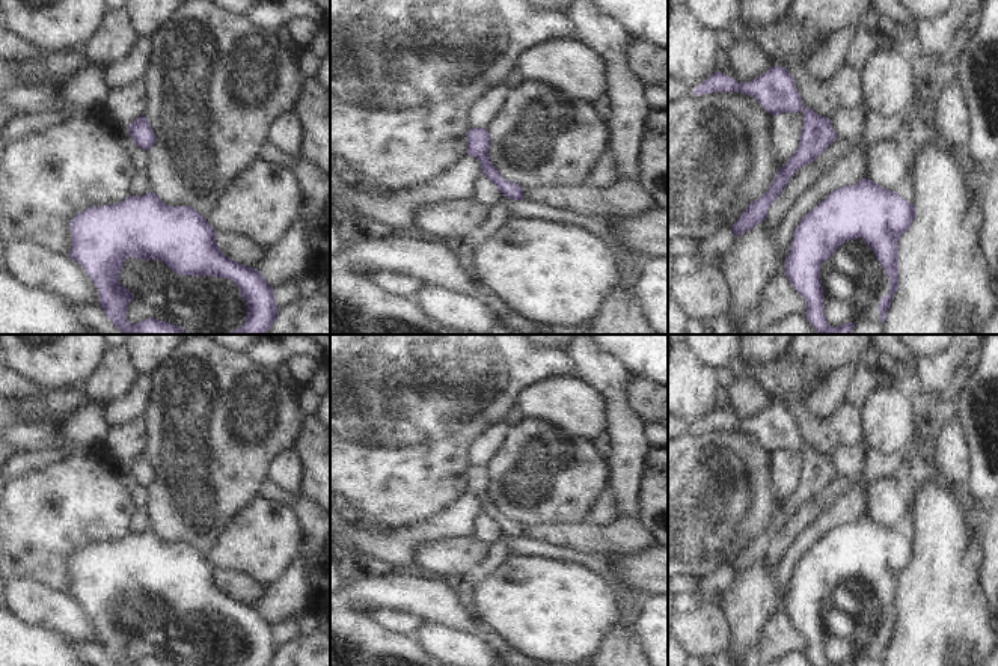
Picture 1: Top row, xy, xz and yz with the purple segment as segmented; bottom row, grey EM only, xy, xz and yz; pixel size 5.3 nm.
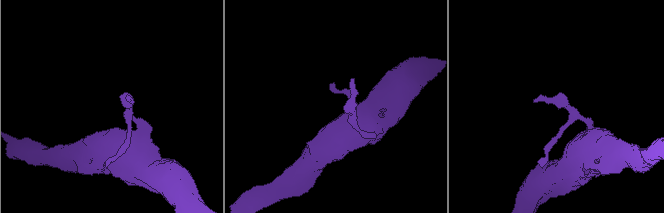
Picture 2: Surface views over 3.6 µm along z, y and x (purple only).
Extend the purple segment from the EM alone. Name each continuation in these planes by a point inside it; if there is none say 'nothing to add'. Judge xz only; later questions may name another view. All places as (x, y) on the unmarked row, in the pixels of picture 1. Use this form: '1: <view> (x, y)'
nothing to add

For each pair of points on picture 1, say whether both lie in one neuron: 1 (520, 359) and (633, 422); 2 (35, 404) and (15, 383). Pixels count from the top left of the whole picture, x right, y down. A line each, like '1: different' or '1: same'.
1: different
2: different

